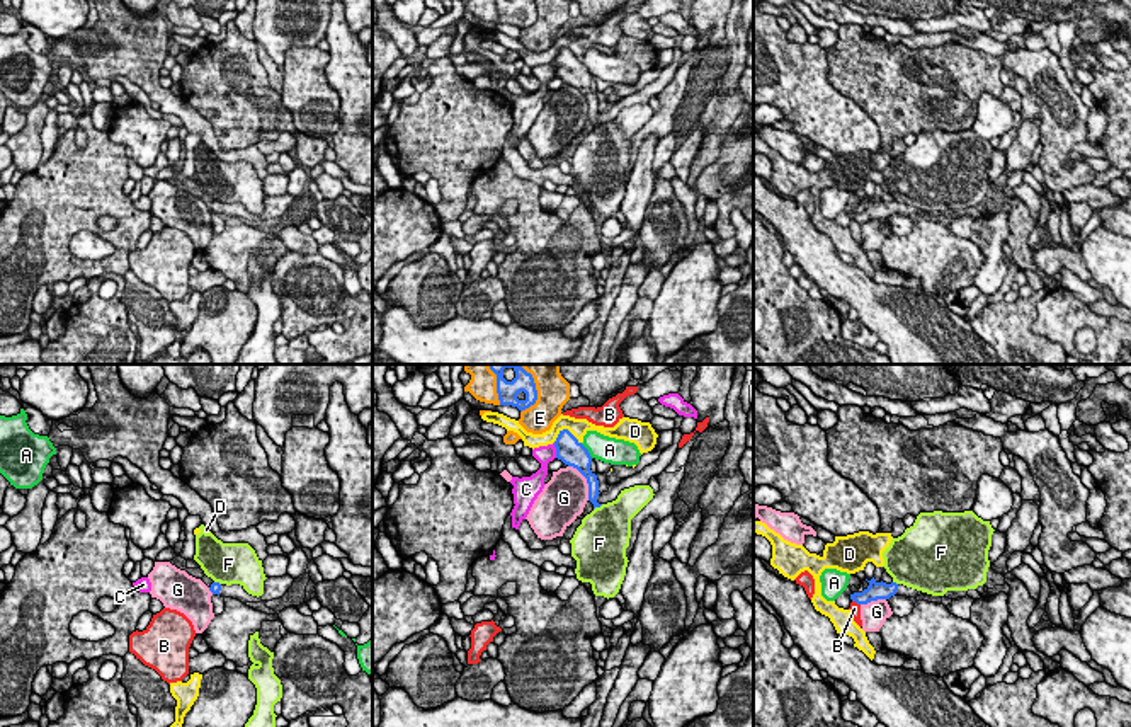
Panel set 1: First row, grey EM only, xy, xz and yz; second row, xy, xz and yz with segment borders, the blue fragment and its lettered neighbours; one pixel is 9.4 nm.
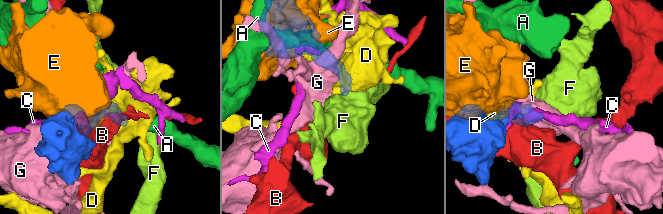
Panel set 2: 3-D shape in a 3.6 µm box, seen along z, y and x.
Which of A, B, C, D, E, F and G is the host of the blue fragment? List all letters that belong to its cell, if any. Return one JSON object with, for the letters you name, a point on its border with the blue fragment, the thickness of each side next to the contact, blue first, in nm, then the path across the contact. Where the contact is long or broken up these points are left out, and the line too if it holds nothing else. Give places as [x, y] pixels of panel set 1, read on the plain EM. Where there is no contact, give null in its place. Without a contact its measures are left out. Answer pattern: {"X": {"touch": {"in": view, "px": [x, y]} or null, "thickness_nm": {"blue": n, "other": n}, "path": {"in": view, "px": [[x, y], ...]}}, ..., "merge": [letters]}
{"merge": []}

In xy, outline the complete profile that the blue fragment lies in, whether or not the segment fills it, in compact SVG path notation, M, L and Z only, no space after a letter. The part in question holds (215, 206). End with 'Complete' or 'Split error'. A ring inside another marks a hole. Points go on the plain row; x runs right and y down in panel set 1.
M287 192L282 196L267 196L264 199L264 213L259 216L248 213L240 203L226 204L226 203L213 201L209 209L221 216L233 216L242 221L260 221L260 220L272 220L282 216L287 211L287 208L293 204L293 201L294 197Z. Split error

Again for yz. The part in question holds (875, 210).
M874 196L867 199L869 204L862 211L854 211L850 213L850 218L855 220L857 223L867 223L871 220L878 218L889 218L891 215L907 215L907 216L918 216L920 213L927 215L927 211L907 206L903 203L886 203L886 201L878 201Z. Split error

